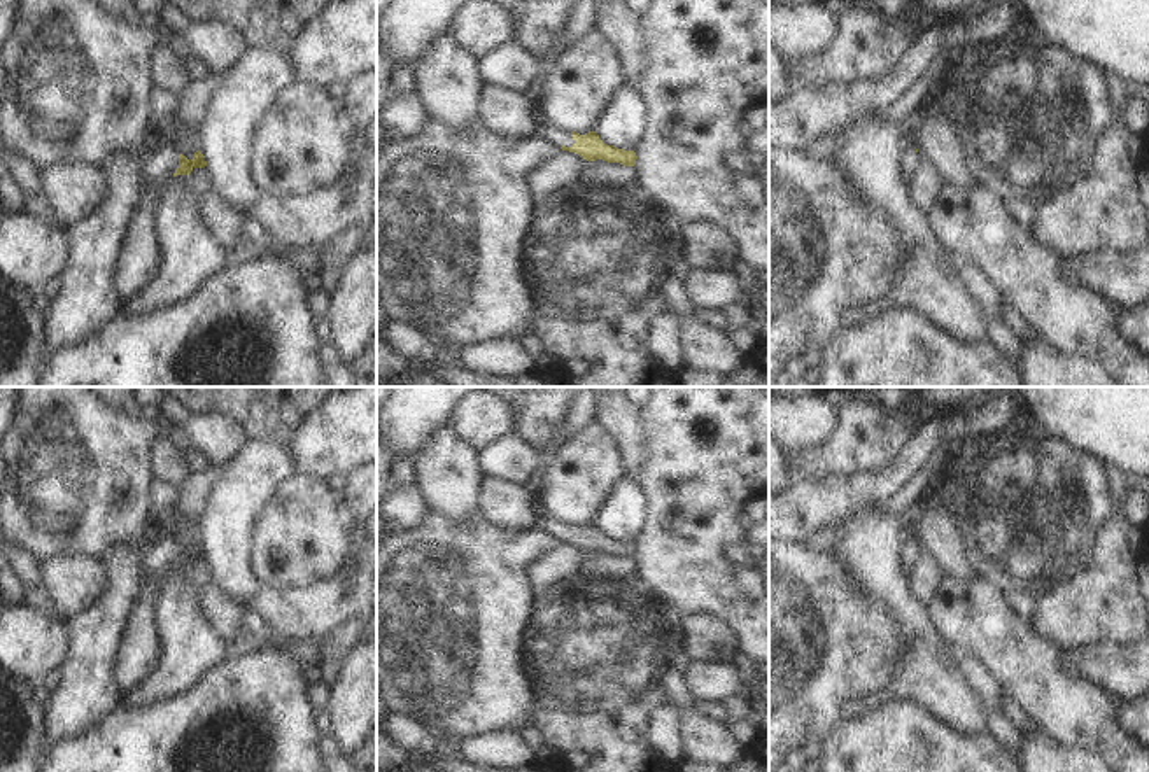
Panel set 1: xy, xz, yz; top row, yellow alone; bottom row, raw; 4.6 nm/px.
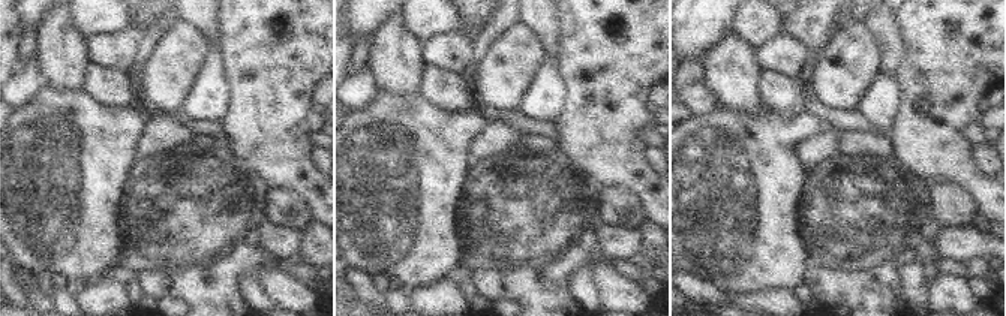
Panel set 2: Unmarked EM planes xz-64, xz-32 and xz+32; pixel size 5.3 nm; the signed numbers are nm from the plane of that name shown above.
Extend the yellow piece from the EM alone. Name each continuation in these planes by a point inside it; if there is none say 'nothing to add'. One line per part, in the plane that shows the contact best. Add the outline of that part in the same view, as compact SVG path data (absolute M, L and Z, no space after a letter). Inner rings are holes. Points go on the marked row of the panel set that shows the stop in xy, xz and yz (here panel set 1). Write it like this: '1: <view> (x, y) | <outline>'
1: xz (557, 135) | M548 121L539 123L539 133L545 138L552 140L553 144L557 144L559 147L564 145L564 147L569 149L574 144L573 135L567 130L553 126Z

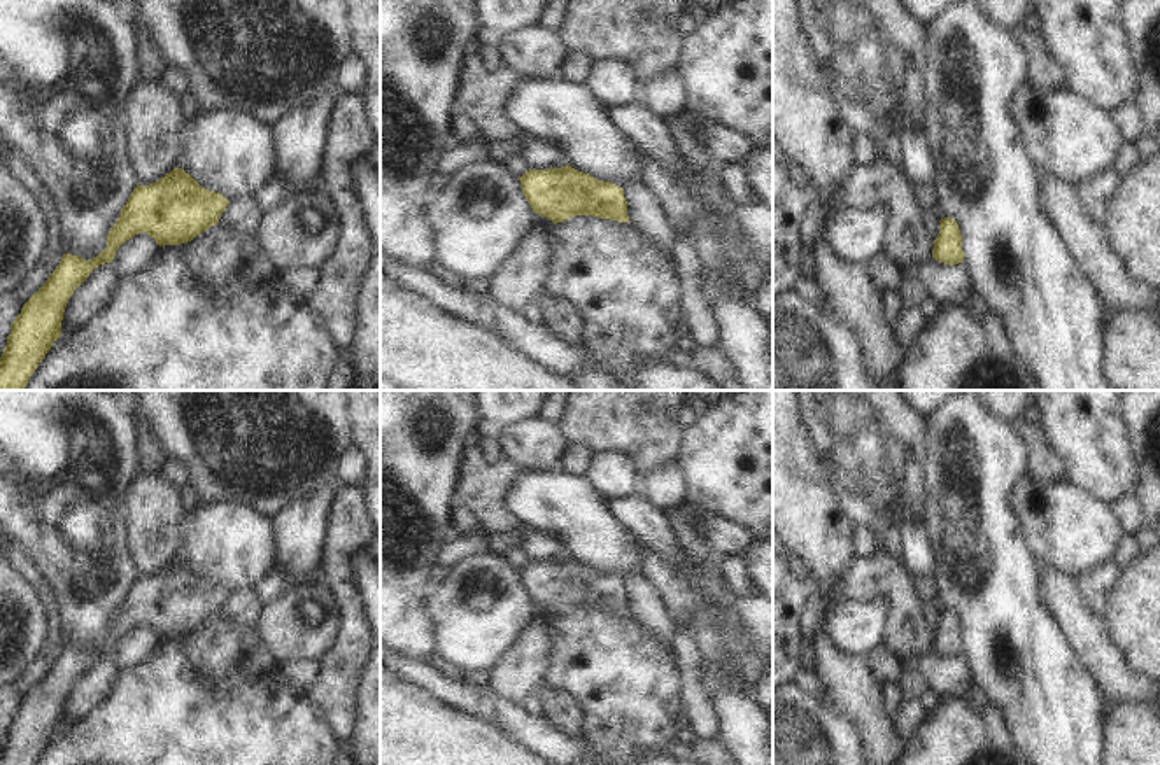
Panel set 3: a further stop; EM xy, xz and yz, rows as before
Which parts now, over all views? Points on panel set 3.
nothing to add

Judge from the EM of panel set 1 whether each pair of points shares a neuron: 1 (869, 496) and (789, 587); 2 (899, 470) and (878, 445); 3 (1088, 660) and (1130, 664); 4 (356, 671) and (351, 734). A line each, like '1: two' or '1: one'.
1: two
2: two
3: one
4: one

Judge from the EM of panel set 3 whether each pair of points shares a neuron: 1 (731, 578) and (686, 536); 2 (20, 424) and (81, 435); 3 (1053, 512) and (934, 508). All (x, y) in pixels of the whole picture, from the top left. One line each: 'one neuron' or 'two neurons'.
1: two neurons
2: one neuron
3: two neurons

